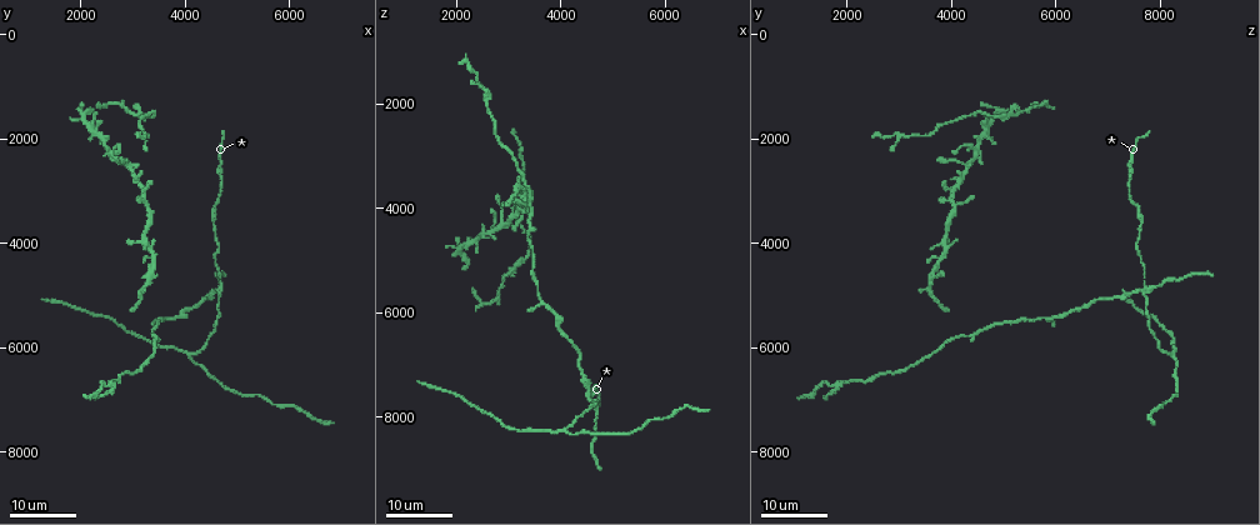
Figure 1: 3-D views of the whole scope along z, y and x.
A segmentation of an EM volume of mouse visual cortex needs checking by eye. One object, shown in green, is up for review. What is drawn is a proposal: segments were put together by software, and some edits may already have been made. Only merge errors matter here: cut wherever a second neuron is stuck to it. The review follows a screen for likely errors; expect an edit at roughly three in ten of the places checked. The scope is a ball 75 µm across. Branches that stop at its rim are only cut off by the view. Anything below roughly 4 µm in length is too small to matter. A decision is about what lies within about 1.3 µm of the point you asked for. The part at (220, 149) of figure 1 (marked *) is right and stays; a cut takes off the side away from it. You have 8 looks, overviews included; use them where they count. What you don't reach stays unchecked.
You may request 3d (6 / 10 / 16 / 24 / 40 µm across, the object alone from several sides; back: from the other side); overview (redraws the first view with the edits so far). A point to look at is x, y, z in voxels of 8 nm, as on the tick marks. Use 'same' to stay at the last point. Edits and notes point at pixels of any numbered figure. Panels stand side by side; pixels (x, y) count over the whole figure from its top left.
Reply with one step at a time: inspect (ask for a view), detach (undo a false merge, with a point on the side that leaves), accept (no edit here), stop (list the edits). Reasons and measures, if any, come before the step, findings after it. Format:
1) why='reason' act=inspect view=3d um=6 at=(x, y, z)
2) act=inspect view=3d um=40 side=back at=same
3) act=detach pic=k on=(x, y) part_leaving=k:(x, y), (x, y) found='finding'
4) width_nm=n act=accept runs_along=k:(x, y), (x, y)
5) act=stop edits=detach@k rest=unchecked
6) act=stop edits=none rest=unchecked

why='three arms meet' act=inspect view=3d um=16 at=(4050, 6150, 8250)

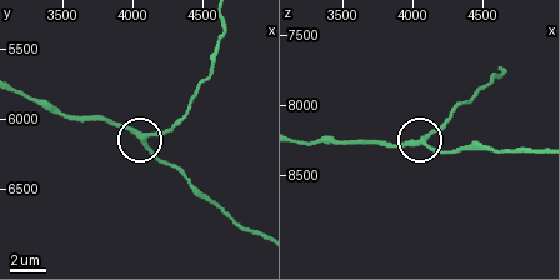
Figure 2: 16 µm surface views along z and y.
act=inspect view=3d um=6 at=(4060, 6140, 8260)

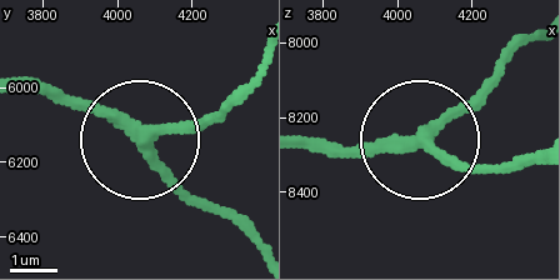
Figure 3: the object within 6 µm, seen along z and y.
arms=3 act=accept runs_along=3:(249, 88), (145, 135), (154, 160), (221, 215) found='continuous, no second neuron'

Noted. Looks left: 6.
why='four arms meet' act=inspect view=3d um=16 at=(4650, 4900, 7750)

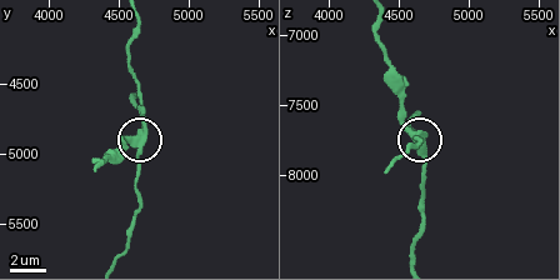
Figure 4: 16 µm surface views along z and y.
act=inspect view=3d um=10 at=same

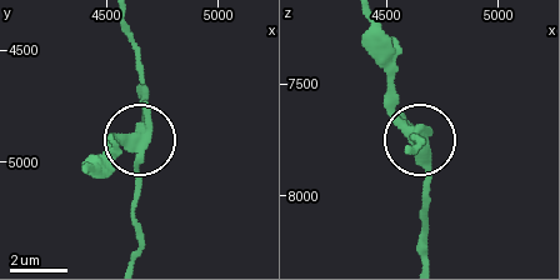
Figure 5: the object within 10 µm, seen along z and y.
width_nm=370 act=detach pic=5 on=(108, 141) part_leaving=5:(415, 130), (399, 115), (375, 23) found='a second neuron is stuck on'

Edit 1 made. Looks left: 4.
act=inspect view=3d um=16 at=(3100, 1500, 5200)

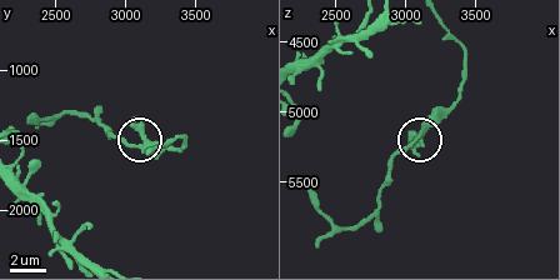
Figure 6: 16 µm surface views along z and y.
act=inspect view=3d um=6 at=(3120, 1540, 5140)

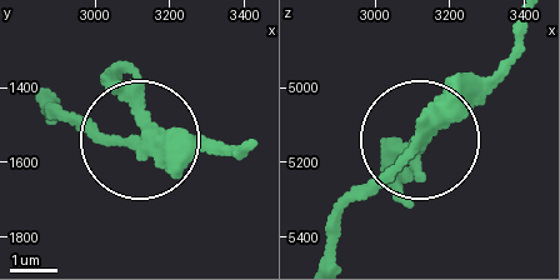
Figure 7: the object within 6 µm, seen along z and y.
why='other side' act=inspect view=3d um=6 side=back at=(3110, 1530, 5160)

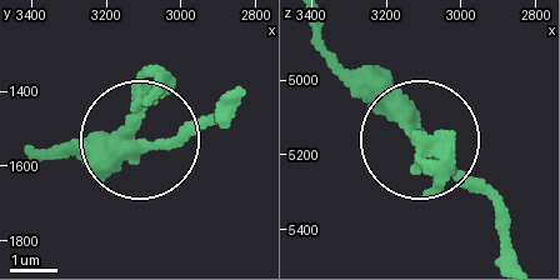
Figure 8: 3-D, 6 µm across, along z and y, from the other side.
arms=3 act=detach pic=8 on=(138, 85) found='a second neuron is stuck on'

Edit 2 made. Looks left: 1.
act=stop edits=detach@5,detach@8 rest=unchecked

